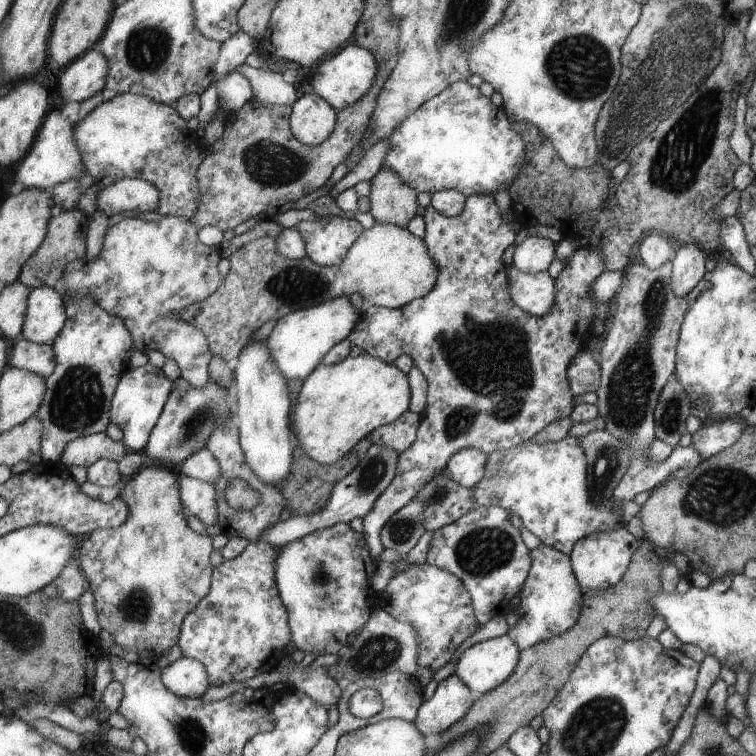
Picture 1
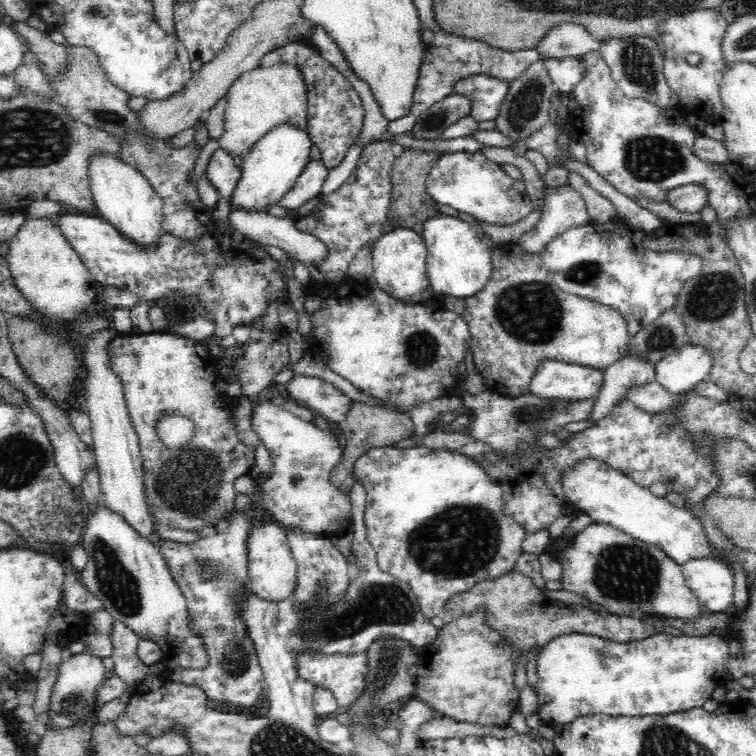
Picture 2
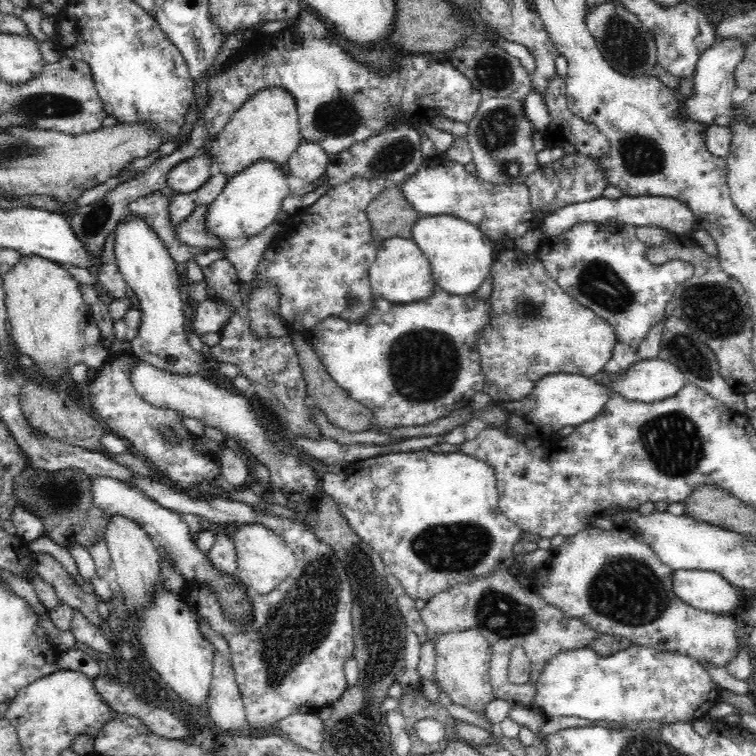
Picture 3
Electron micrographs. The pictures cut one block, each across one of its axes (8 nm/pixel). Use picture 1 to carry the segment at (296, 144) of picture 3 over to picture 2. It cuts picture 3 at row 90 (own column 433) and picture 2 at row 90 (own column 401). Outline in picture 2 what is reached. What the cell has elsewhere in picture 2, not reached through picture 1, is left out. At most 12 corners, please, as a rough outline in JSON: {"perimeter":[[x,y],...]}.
{"perimeter":[[299,65],[257,66],[225,94],[222,150],[244,158],[286,122],[307,122]]}

